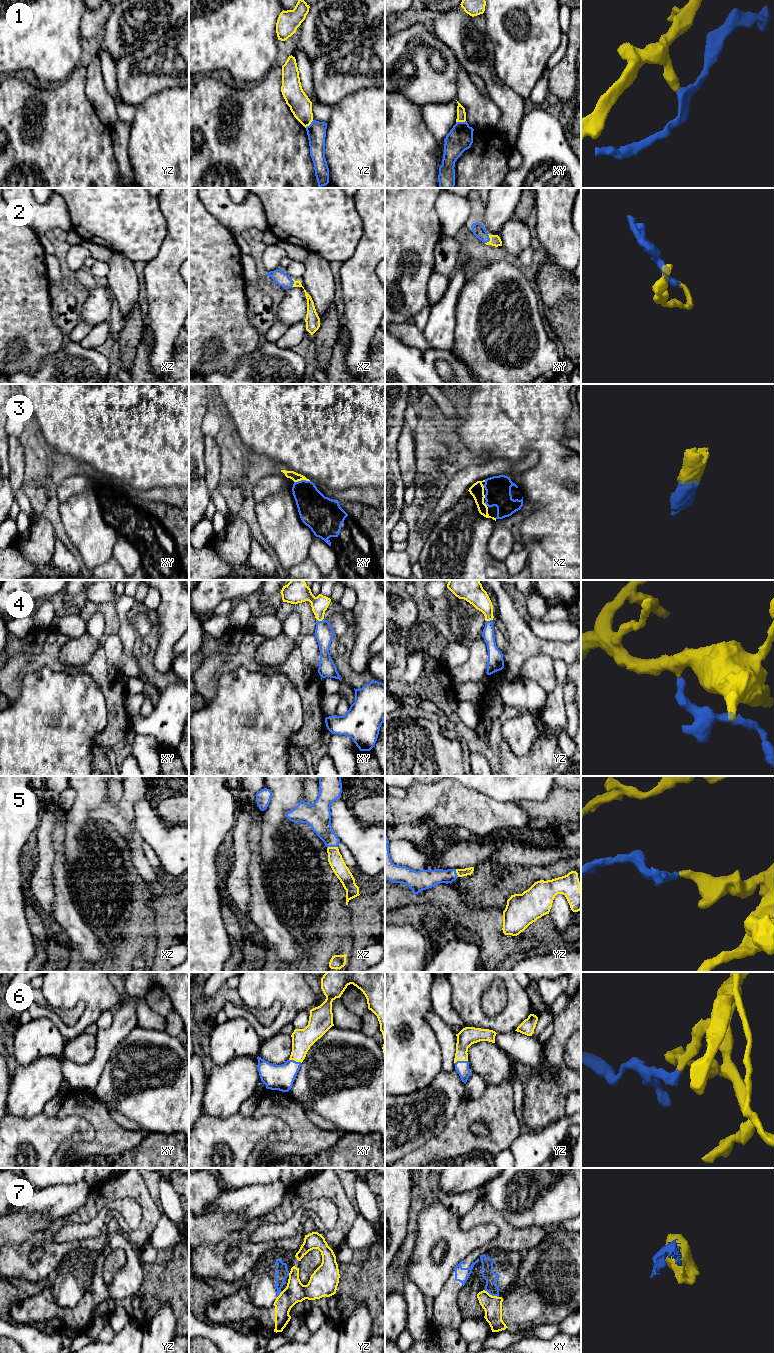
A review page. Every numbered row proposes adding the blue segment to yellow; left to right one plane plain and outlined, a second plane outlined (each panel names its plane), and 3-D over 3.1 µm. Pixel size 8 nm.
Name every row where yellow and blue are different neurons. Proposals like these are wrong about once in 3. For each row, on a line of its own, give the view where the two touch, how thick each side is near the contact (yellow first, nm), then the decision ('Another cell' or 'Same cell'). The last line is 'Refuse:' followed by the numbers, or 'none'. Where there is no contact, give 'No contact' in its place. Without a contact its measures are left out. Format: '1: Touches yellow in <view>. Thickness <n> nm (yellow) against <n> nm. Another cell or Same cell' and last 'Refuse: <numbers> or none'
1: Touches yellow in xy. Thickness 80 nm (yellow) against 200 nm. Another cell
2: Touches yellow in xy. Thickness 90 nm (yellow) against 100 nm. Same cell
3: Touches yellow in xy. Thickness 70 nm (yellow) against 260 nm. Same cell
4: Touches yellow in xy. Thickness 140 nm (yellow) against 160 nm. Same cell
5: Touches yellow in xz. Thickness 120 nm (yellow) against 190 nm. Same cell
6: Touches yellow in yz. Thickness 150 nm (yellow) against 110 nm. Same cell
7: Touches yellow in xy. Thickness 160 nm (yellow) against 100 nm. Another cell
Refuse: 1, 7

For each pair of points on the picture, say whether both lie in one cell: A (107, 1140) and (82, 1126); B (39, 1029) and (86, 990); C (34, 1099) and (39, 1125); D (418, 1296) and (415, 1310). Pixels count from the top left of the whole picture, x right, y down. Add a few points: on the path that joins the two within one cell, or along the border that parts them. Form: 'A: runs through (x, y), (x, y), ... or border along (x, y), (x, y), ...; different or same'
A: border along (77, 1117), (91, 1124), (91, 1141); different
B: border along (32, 1018), (47, 1018), (64, 1038); different
C: border along (42, 1112), (28, 1117), (17, 1117), (13, 1114); different
D: runs through (416, 1299), (416, 1307); same

